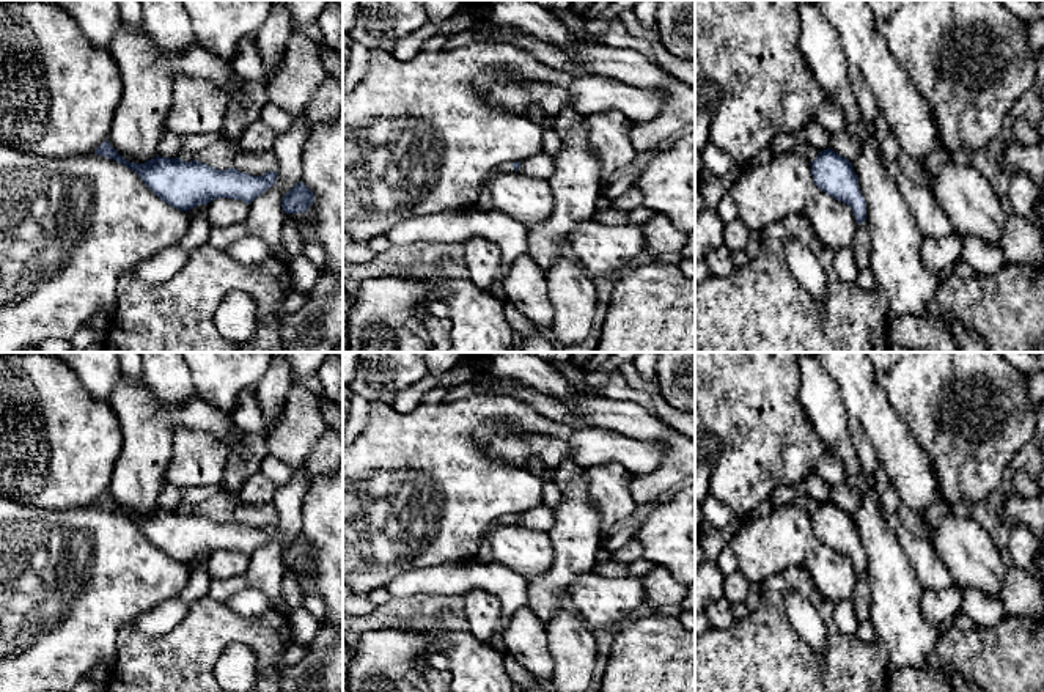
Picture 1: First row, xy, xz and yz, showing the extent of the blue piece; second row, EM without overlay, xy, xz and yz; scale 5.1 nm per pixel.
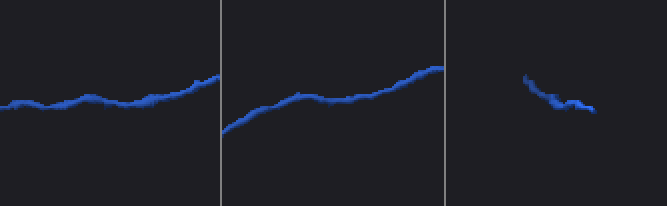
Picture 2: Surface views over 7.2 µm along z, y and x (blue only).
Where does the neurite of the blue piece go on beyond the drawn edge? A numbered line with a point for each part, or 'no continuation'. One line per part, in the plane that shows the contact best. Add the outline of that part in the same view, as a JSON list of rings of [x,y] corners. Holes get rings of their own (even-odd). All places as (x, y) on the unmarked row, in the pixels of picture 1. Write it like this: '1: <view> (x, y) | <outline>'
1: xz (485, 555) | [[[514,514],[500,516],[487,527],[486,533],[481,536],[480,550],[478,550],[478,554],[473,560],[473,565],[489,565],[489,563],[492,563],[492,552],[491,552],[491,546],[489,546],[489,541],[487,541],[487,535],[497,527],[514,525],[516,522],[514,522],[513,516]]]

